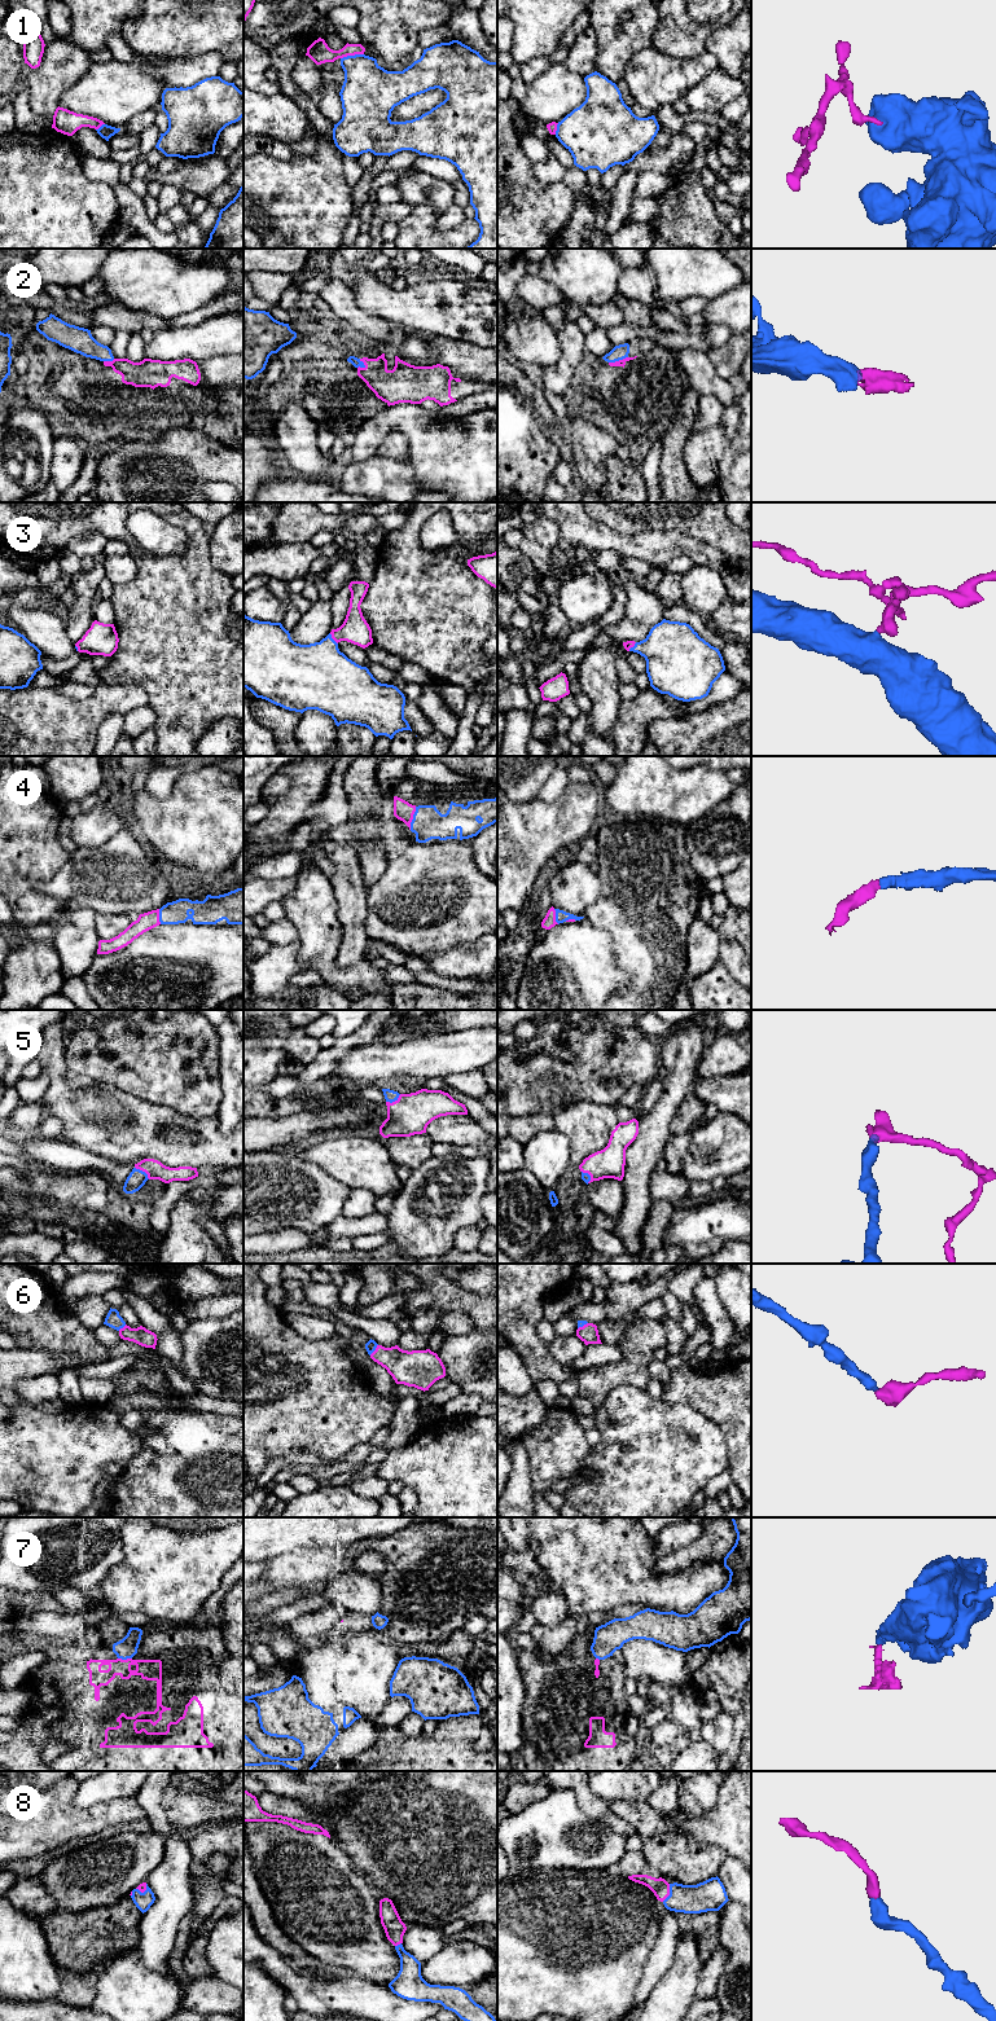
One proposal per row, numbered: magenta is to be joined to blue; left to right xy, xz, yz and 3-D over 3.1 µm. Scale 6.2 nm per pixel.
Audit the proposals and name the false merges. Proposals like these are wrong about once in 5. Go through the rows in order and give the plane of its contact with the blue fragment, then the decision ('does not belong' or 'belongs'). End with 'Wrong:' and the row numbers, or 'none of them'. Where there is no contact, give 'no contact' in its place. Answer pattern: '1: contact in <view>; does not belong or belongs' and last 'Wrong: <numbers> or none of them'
1: contact in xz; does not belong
2: contact in yz; belongs
3: contact in xz; belongs
4: contact in xz; belongs
5: contact in xy; belongs
6: contact in xz; belongs
7: contact in xy; does not belong
8: contact in yz; belongs
Wrong: 1, 7

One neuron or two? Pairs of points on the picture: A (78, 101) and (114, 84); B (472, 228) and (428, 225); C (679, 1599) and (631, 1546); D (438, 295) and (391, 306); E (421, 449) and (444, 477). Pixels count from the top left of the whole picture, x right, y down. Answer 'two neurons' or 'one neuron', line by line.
A: one neuron
B: one neuron
C: one neuron
D: one neuron
E: one neuron

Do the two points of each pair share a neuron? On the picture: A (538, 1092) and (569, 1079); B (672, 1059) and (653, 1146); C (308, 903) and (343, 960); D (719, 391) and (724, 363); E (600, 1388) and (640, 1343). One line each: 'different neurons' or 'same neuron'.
A: same neuron
B: same neuron
C: different neurons
D: different neurons
E: same neuron

